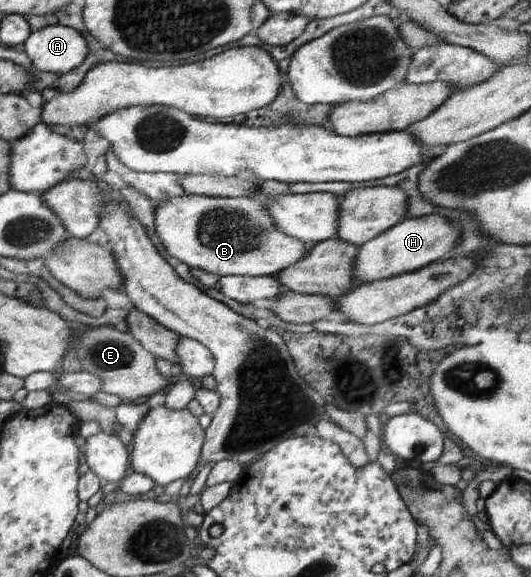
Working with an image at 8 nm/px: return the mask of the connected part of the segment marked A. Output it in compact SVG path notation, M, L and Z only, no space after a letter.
M64 25L29 32L23 43L24 52L40 71L67 73L88 55L86 40L76 29Z

